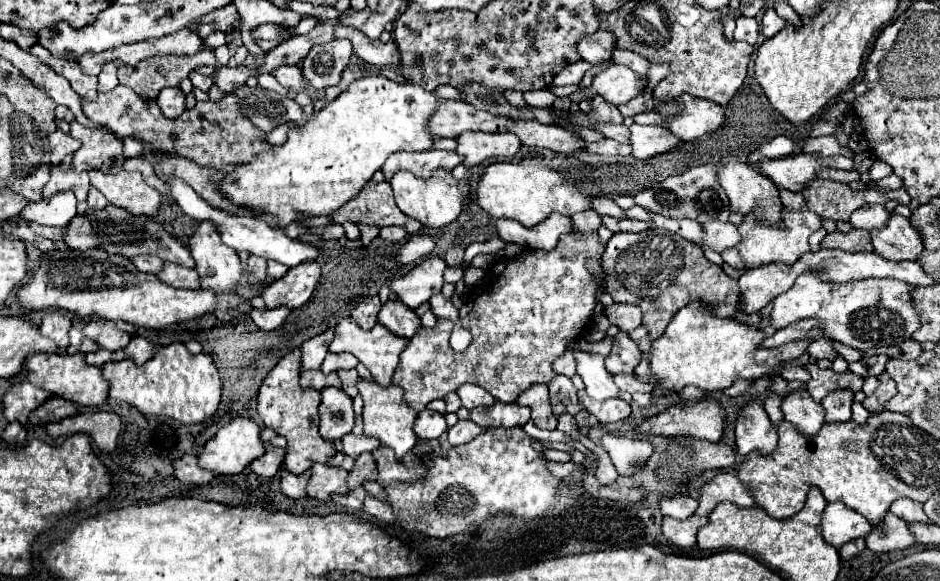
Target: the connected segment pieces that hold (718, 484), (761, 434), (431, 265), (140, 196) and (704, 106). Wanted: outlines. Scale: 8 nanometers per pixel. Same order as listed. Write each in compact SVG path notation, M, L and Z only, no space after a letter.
M719 473L713 481L703 485L699 491L699 509L697 515L709 515L721 501L731 501L739 507L755 507L753 491L741 483L741 479L733 473Z
M753 401L741 409L735 423L737 455L747 457L749 453L771 455L777 447L777 431L769 421L761 401Z
M439 257L425 259L407 275L395 279L391 283L391 291L395 291L405 305L417 309L421 303L429 301L433 293L441 293L445 267L445 261Z
M89 171L91 185L97 187L109 203L133 213L153 217L161 205L161 193L149 187L139 171L119 171L117 175L105 175Z
M681 95L675 103L679 105L679 111L675 115L661 111L657 111L657 115L667 123L667 129L683 141L693 141L707 131L715 131L723 123L725 109L715 105L713 101Z

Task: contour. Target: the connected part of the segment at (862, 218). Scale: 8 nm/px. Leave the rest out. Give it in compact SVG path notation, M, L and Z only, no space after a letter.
M869 205L869 207L861 207L851 215L851 225L855 229L875 229L875 227L883 227L889 221L891 213L883 207L883 205Z

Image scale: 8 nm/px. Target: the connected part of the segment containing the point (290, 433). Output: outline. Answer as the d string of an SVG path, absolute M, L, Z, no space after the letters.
M295 347L289 351L285 357L279 359L279 363L267 373L263 379L263 385L259 389L259 399L257 399L257 413L265 427L271 427L277 435L283 435L287 439L287 455L283 461L283 469L291 471L293 475L301 475L311 465L323 463L331 465L335 457L335 447L331 441L323 441L319 435L319 417L317 417L317 407L319 407L319 391L317 389L303 389L299 385L299 349Z

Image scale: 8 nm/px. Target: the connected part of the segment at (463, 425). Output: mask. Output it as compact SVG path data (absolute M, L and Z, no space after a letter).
M457 421L457 425L453 425L447 435L449 435L449 443L451 445L465 445L469 441L473 441L477 435L481 435L485 429L475 425L473 421Z

